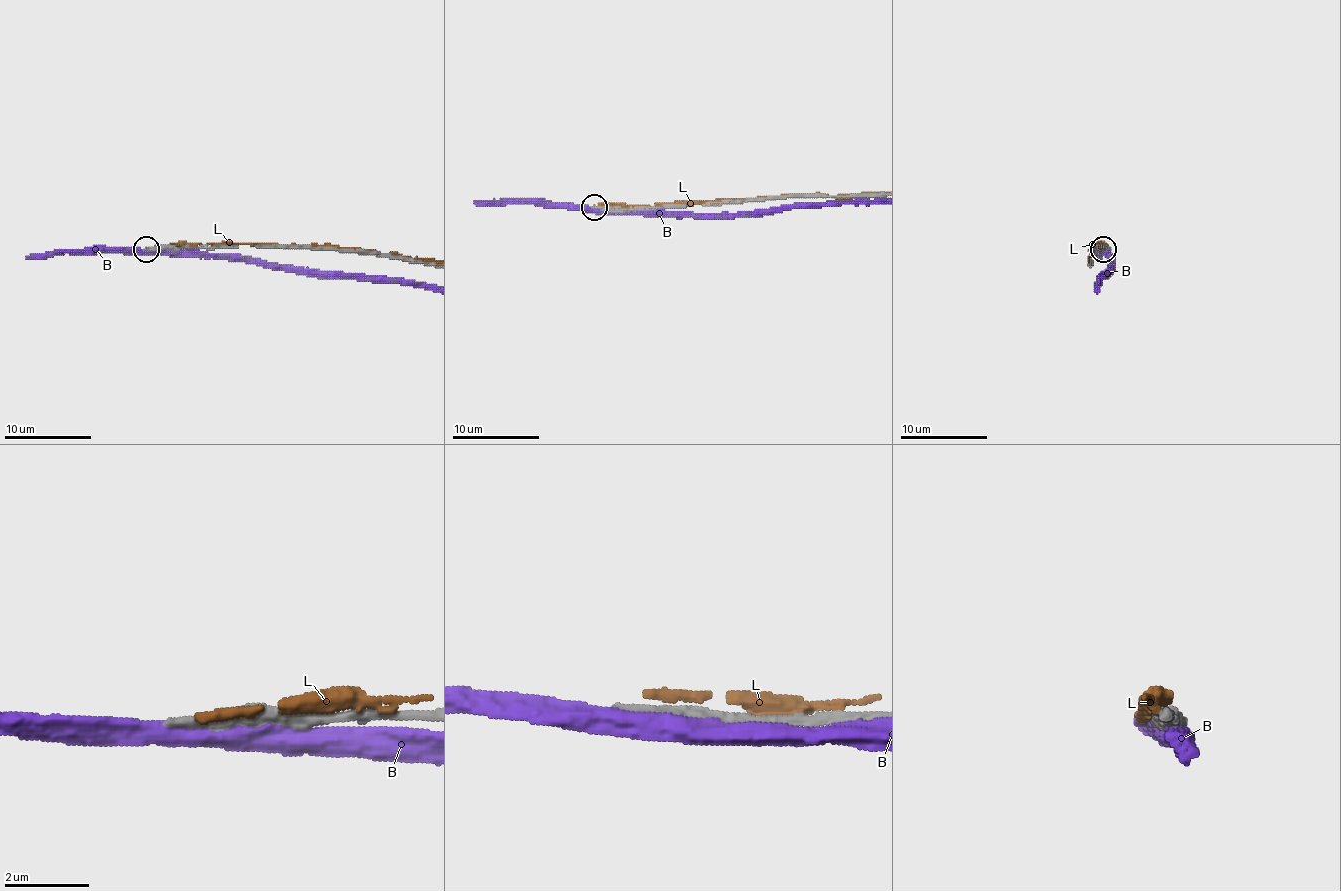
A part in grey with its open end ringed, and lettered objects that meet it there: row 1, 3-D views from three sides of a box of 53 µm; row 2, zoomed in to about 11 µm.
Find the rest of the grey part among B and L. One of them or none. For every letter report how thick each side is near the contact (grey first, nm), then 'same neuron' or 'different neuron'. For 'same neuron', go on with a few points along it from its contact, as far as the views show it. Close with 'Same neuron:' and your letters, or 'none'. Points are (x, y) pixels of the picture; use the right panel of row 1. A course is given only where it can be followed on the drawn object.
B: 400/460 nm | different neuron
L: 360/300 nm | different neuron
Same neuron: none

